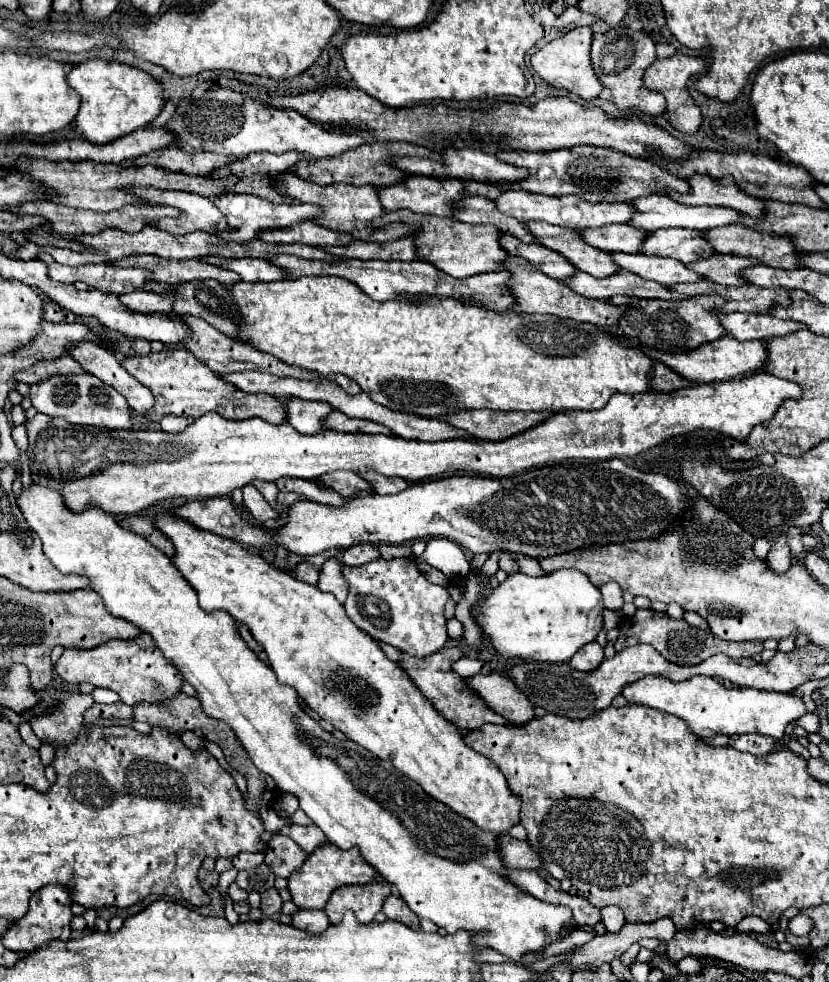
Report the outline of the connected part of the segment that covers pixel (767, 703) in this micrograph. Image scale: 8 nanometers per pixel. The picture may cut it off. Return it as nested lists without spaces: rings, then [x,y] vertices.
[[[644,676],[624,686],[622,696],[630,704],[650,706],[682,718],[700,738],[716,734],[766,734],[780,740],[784,736],[784,728],[806,712],[802,700],[792,694],[756,688],[724,688],[710,676],[692,676],[684,682],[672,682],[664,676]]]

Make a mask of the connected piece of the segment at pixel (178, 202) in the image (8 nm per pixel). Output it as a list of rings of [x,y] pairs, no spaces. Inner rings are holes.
[[[136,190],[138,196],[154,202],[154,204],[166,204],[176,206],[182,210],[180,218],[162,218],[154,226],[160,230],[166,230],[170,234],[190,234],[196,230],[204,230],[210,234],[228,232],[228,224],[224,214],[216,208],[216,204],[200,194],[190,192],[176,192],[176,190]]]

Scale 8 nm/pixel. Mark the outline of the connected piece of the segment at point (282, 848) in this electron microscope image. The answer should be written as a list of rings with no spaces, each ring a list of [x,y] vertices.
[[[276,834],[270,842],[268,842],[268,852],[264,858],[264,864],[268,864],[268,868],[282,878],[288,878],[296,868],[302,866],[304,858],[308,854],[290,838]]]

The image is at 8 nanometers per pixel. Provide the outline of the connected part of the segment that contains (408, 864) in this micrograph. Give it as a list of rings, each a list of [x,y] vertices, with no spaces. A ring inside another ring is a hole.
[[[32,484],[28,490],[22,490],[18,506],[22,508],[28,526],[42,538],[48,560],[64,574],[80,574],[88,578],[90,590],[100,594],[112,616],[128,620],[142,632],[148,632],[154,644],[162,650],[164,658],[178,668],[186,682],[194,686],[202,710],[210,718],[222,720],[234,730],[254,766],[272,776],[282,792],[298,798],[300,808],[326,834],[328,842],[344,850],[358,846],[360,856],[382,878],[396,886],[416,916],[432,920],[436,926],[446,928],[448,934],[458,930],[484,930],[486,934],[480,936],[476,944],[498,950],[514,962],[520,962],[526,952],[540,952],[560,938],[560,928],[572,922],[570,908],[546,904],[510,884],[506,880],[508,870],[496,854],[496,834],[478,830],[472,822],[460,818],[450,808],[430,798],[414,780],[392,768],[390,762],[376,758],[360,744],[354,744],[352,740],[338,740],[326,732],[300,708],[296,690],[278,684],[274,670],[246,646],[236,630],[236,620],[228,616],[228,612],[216,610],[208,614],[198,606],[196,590],[172,566],[172,560],[166,554],[142,536],[124,530],[114,516],[104,514],[98,508],[72,514],[66,510],[60,494],[44,486]]]

